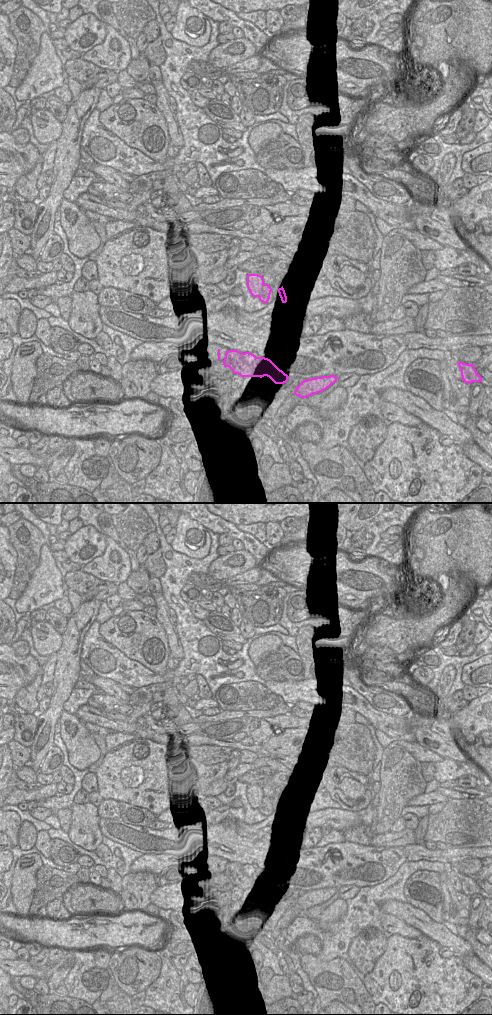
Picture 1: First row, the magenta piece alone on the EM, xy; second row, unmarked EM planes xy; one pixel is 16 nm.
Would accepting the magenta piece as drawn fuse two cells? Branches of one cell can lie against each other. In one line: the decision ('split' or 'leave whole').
split

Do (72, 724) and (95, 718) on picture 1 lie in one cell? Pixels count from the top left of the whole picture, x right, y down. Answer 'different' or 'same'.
different

